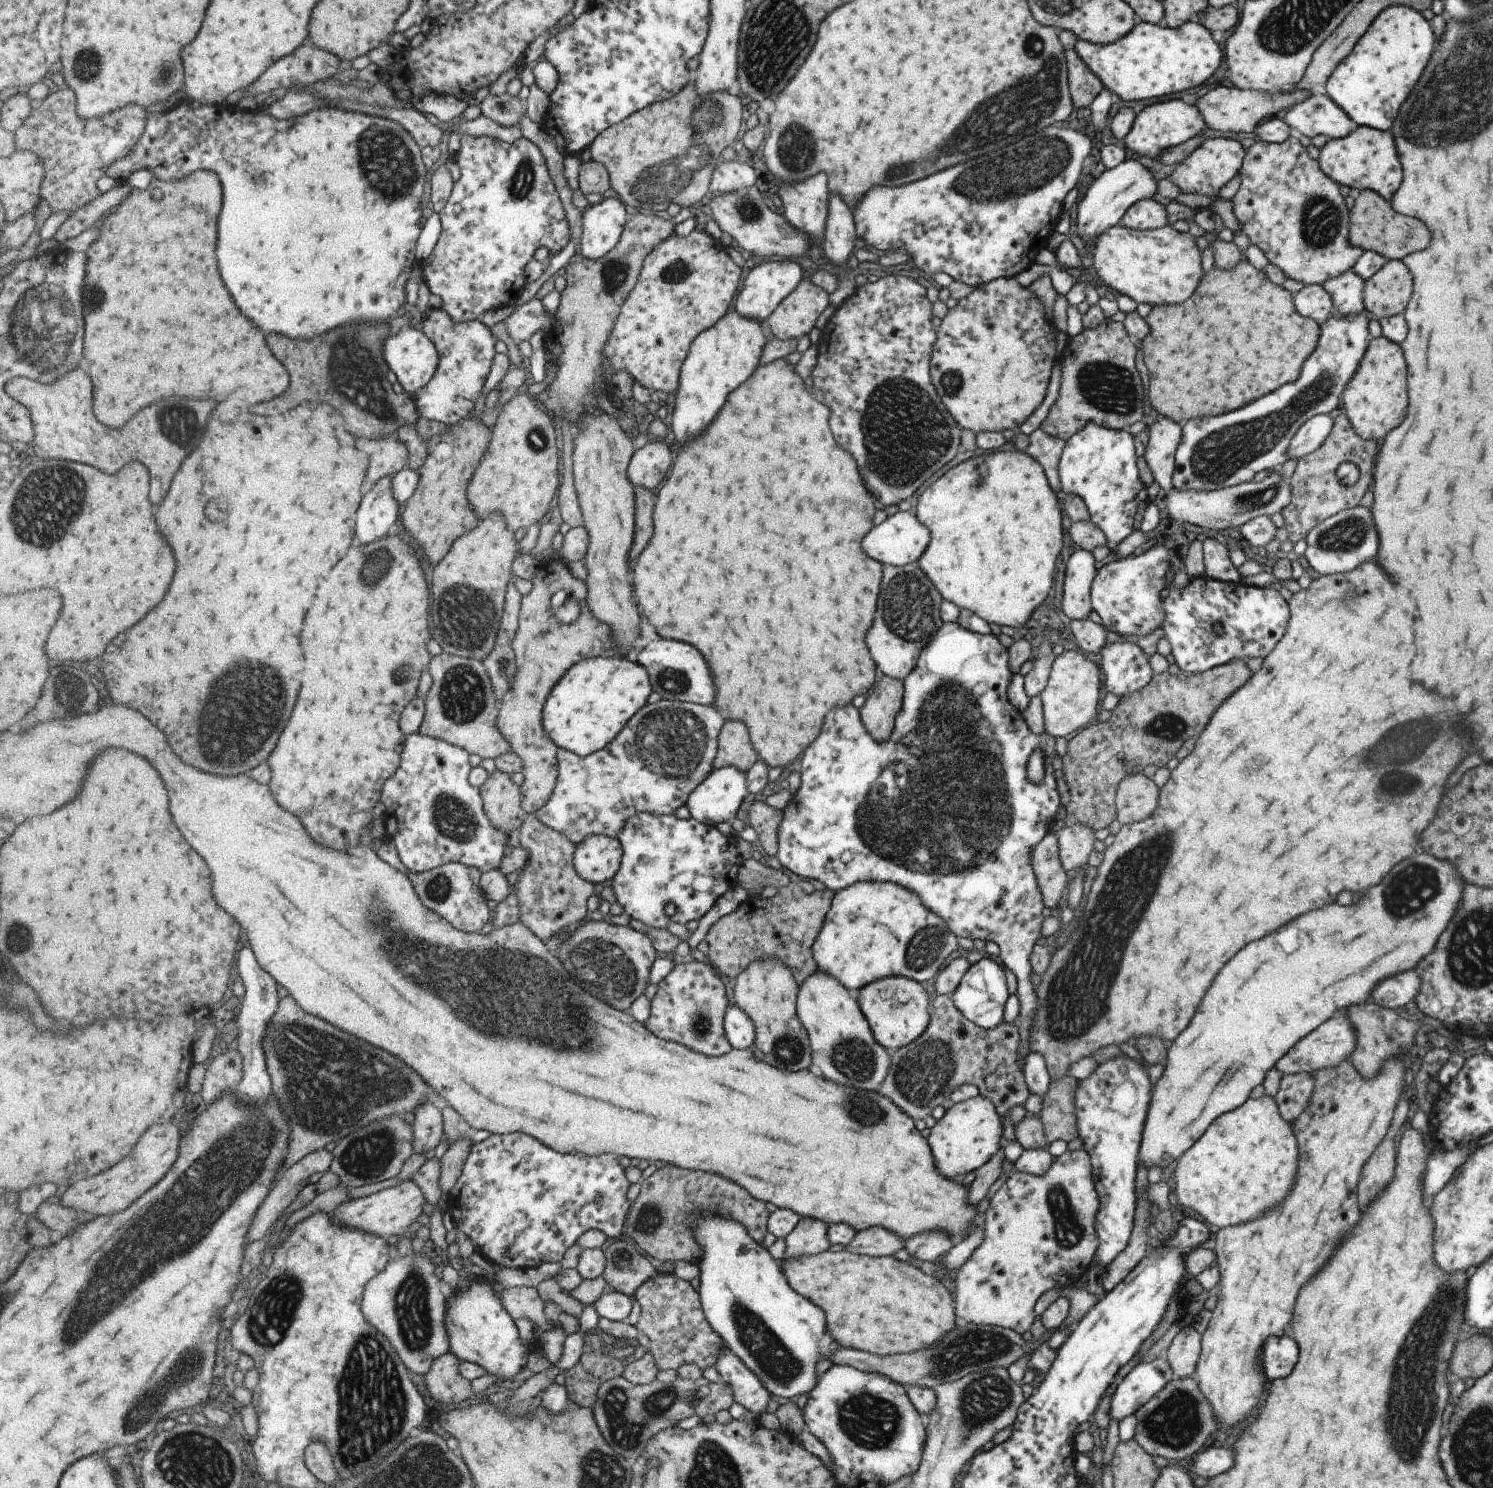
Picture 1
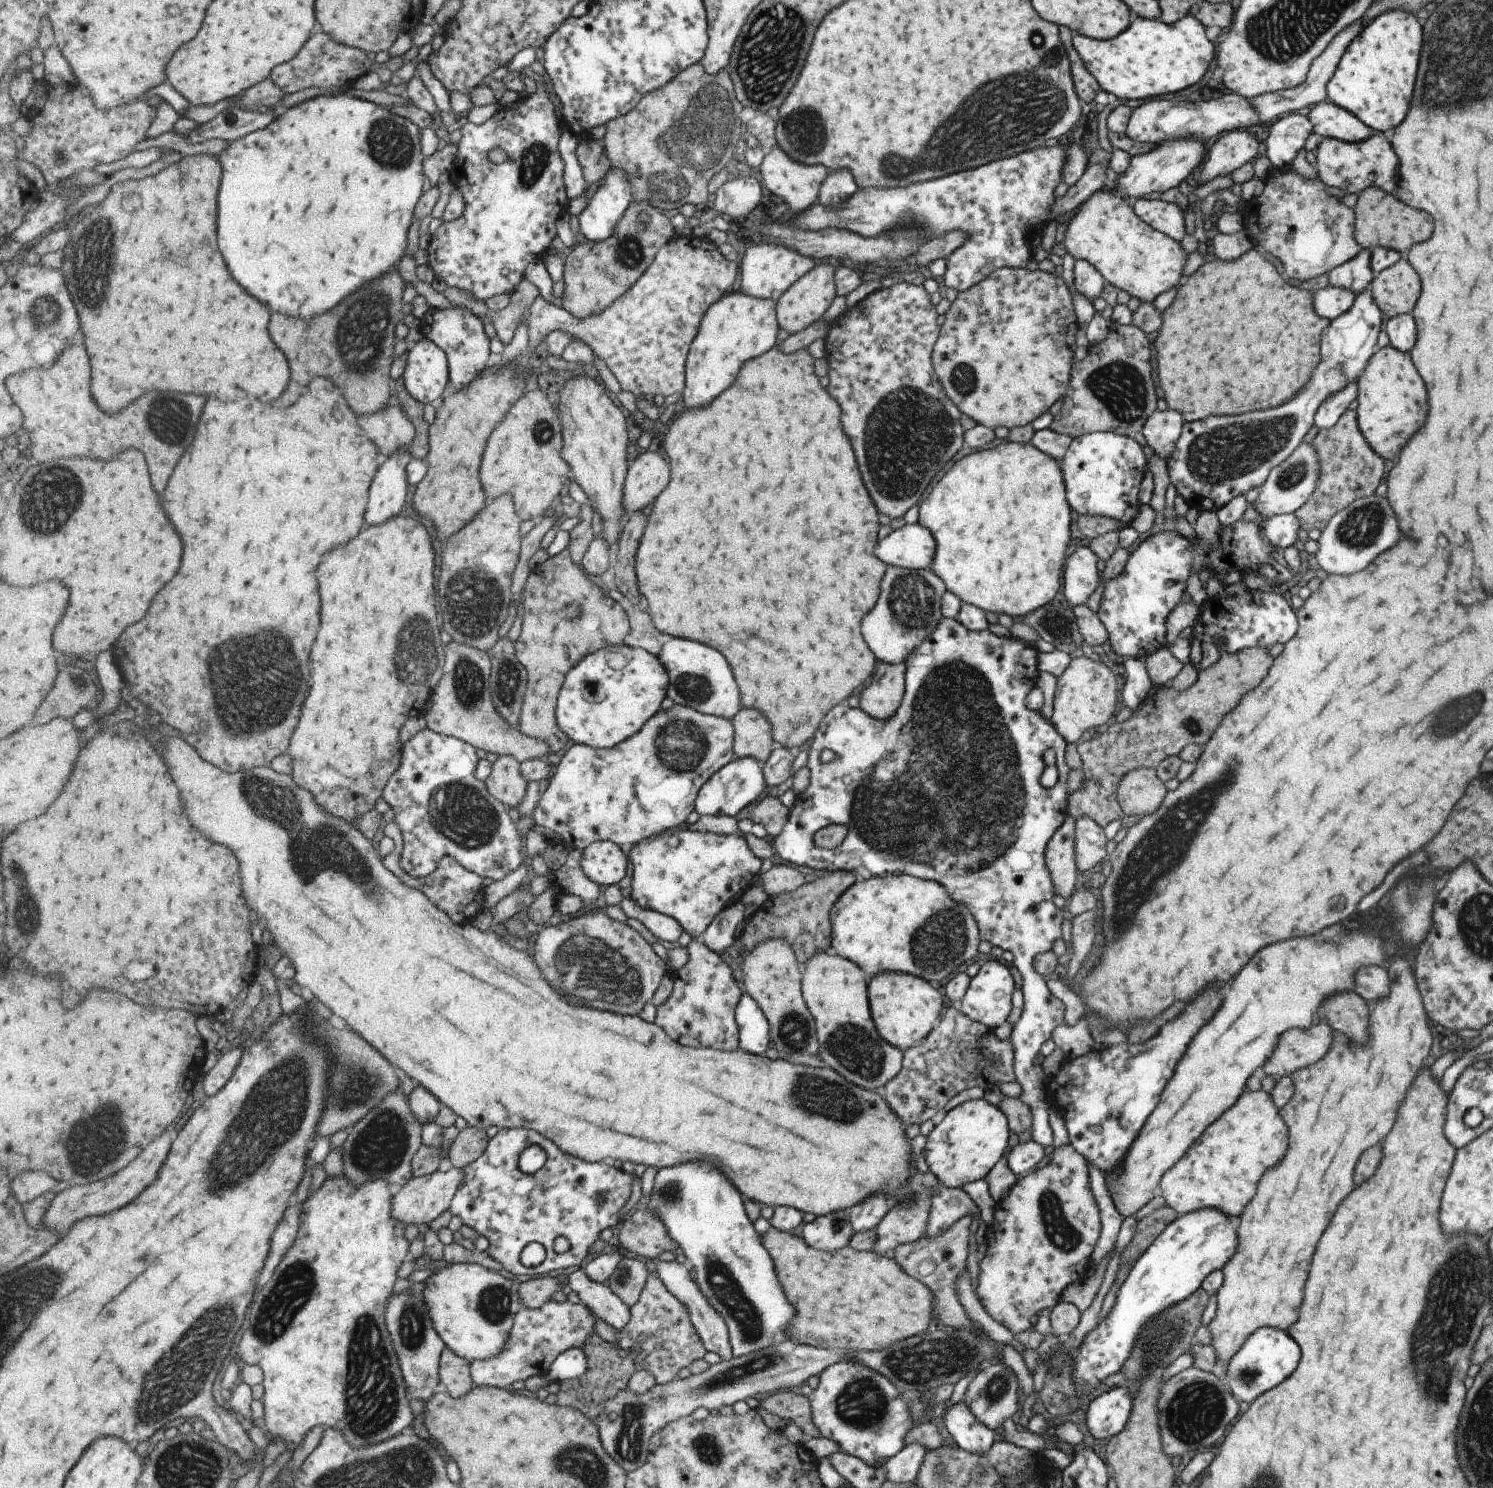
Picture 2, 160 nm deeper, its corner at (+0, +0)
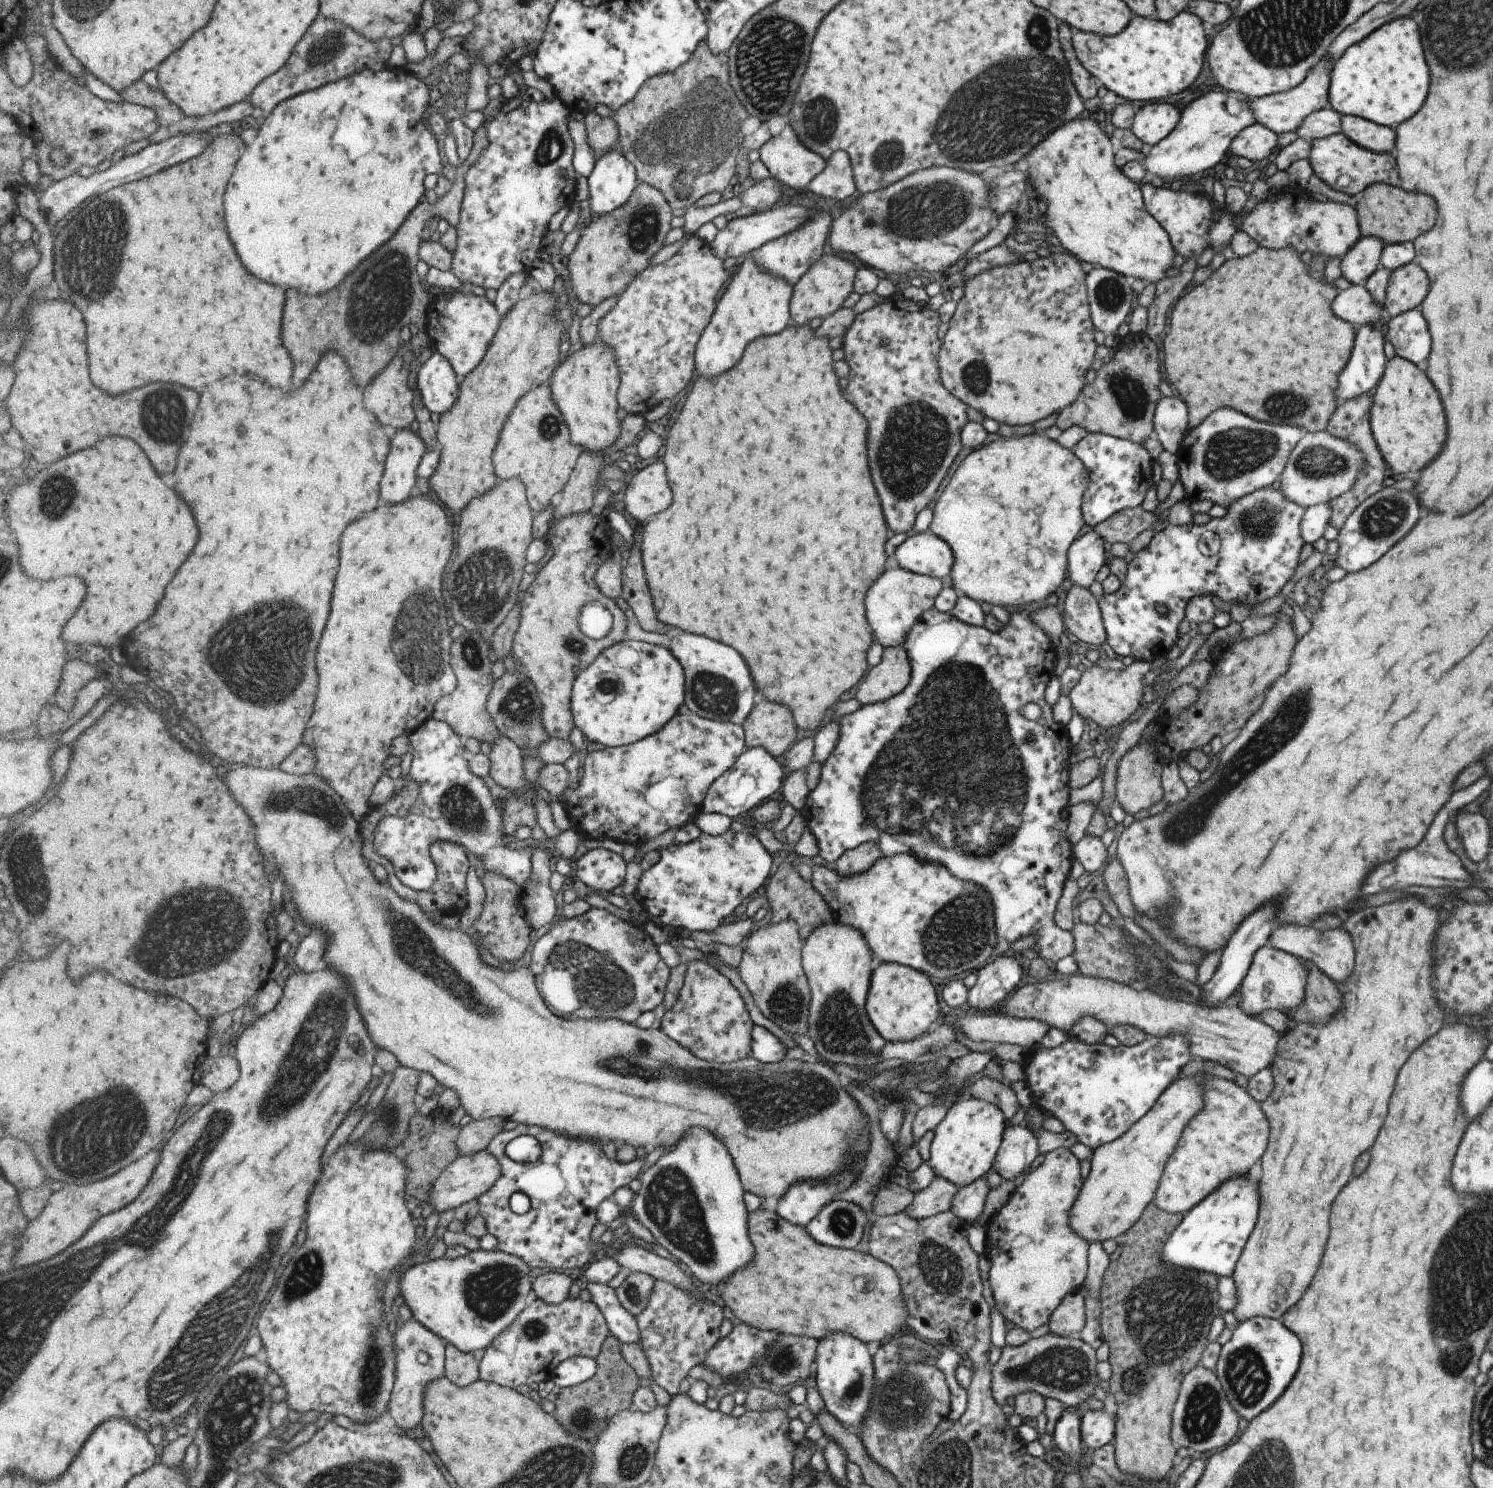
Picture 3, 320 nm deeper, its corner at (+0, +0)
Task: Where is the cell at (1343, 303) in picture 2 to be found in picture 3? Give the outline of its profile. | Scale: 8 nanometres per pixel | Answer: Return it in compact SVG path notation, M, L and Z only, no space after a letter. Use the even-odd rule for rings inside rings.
M1351 285L1339 291L1331 303L1331 310L1338 319L1354 327L1374 323L1385 314L1382 304L1376 303L1363 285Z

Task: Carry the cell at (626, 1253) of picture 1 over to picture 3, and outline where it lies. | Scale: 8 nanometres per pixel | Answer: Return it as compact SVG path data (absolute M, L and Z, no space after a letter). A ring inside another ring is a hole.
M631 1272L616 1292L623 1307L633 1316L643 1314L651 1302L656 1279L645 1272Z

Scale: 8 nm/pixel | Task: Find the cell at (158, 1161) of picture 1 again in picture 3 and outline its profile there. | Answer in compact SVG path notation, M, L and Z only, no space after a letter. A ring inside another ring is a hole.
M151 1152L149 1156L137 1160L135 1164L104 1180L89 1185L57 1185L43 1213L29 1222L25 1236L21 1238L21 1246L13 1258L15 1267L26 1268L65 1252L71 1244L76 1244L101 1216L118 1212L135 1202L149 1184L149 1180L152 1180L160 1162L159 1152Z

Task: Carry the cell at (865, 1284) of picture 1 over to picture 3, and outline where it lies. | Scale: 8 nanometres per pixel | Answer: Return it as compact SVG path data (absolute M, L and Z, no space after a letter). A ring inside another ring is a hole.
M763 1208L753 1210L748 1218L749 1236L757 1244L757 1264L743 1272L737 1272L725 1284L720 1297L742 1324L777 1332L778 1335L807 1336L815 1342L829 1332L841 1332L859 1340L862 1344L869 1341L882 1343L905 1326L905 1300L901 1298L901 1280L887 1264L872 1258L869 1254L860 1254L852 1249L839 1249L817 1244L801 1226L793 1226L779 1218L775 1212Z

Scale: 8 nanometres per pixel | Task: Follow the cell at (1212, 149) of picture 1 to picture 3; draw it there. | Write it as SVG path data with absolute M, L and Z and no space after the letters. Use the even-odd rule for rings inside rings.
M1255 123L1237 133L1229 145L1226 161L1231 161L1233 157L1243 157L1257 162L1276 150L1276 145L1277 134Z

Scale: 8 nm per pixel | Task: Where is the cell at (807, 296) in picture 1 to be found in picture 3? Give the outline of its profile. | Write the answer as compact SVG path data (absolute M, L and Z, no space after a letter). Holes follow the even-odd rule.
M831 252L830 256L822 255L821 258L799 278L792 286L791 303L788 312L791 314L791 323L797 326L805 326L815 318L825 318L838 310L843 300L853 291L853 276L855 276L855 264L851 260L845 260L838 254Z

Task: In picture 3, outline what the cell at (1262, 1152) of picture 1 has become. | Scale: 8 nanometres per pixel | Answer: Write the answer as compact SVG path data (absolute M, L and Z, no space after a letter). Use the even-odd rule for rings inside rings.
M1207 1076L1201 1082L1205 1104L1201 1112L1185 1124L1154 1192L1153 1202L1165 1214L1184 1215L1227 1180L1245 1176L1269 1142L1267 1116L1245 1088L1219 1076Z

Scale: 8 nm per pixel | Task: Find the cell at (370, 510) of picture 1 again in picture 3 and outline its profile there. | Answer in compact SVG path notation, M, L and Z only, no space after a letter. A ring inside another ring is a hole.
M415 427L393 432L393 452L389 454L381 496L399 504L411 496L417 484L418 468L428 451L428 444Z

